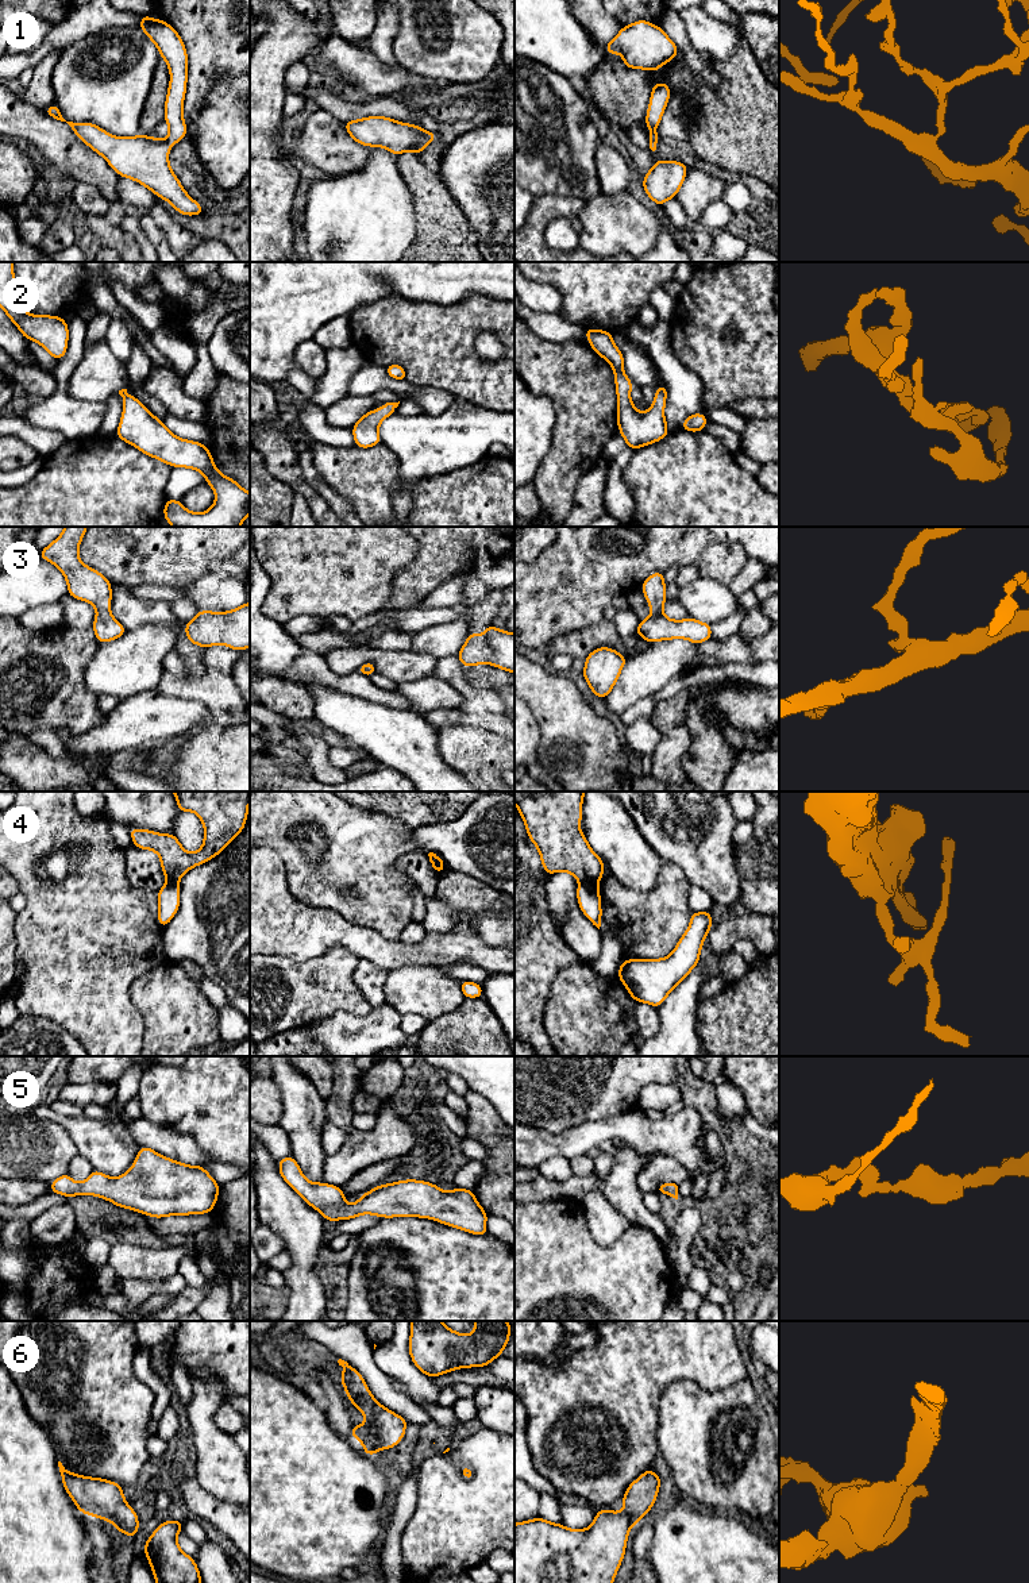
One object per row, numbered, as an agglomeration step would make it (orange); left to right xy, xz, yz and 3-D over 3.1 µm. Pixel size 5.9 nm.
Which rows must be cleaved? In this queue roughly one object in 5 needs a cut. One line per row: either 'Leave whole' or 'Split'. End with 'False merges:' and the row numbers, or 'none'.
1: Leave whole
2: Leave whole
3: Leave whole
4: Split
5: Leave whole
6: Leave whole
False merges: 4

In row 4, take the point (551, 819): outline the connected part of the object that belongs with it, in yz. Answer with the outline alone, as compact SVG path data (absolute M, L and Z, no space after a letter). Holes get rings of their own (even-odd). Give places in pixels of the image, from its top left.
M514 792L514 804L525 824L529 840L536 846L547 875L567 871L579 882L598 883L605 864L591 850L579 829L582 801L586 792Z

